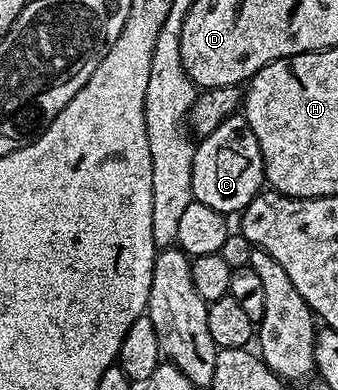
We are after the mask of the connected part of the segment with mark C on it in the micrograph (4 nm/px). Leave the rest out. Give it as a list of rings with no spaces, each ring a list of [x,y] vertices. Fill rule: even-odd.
[[[232,116],[221,122],[213,134],[196,143],[191,187],[194,203],[213,206],[213,210],[224,214],[239,214],[249,206],[252,198],[259,195],[264,184],[261,146],[257,146],[257,134],[253,134],[246,117]]]

